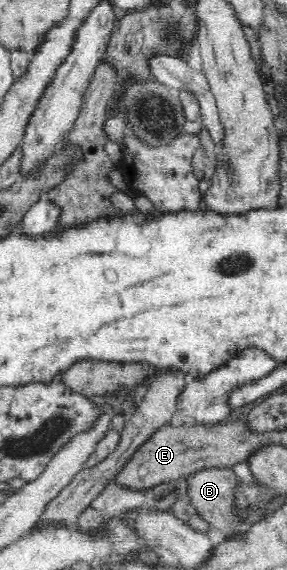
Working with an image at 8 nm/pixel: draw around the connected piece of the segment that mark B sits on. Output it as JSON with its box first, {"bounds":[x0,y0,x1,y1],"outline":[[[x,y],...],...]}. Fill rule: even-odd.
{"bounds":[186,468,245,538],"outline":[[[208,468],[189,476],[186,481],[187,500],[211,527],[219,529],[225,537],[229,538],[234,536],[235,533],[239,533],[239,531],[235,531],[235,528],[243,523],[245,517],[232,513],[231,498],[235,491],[235,485],[239,481],[232,468]]]}

